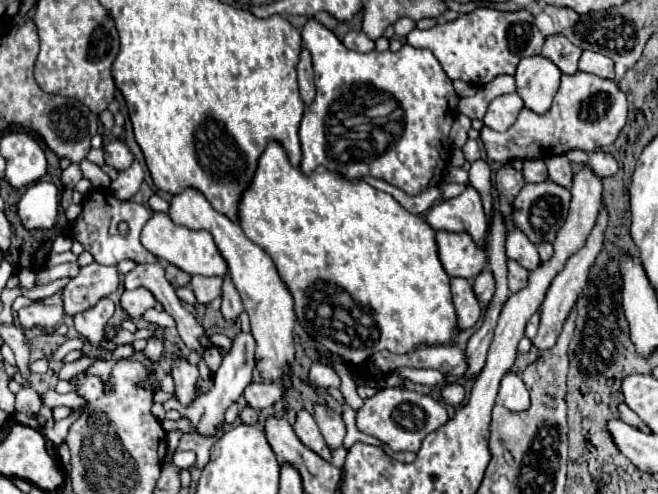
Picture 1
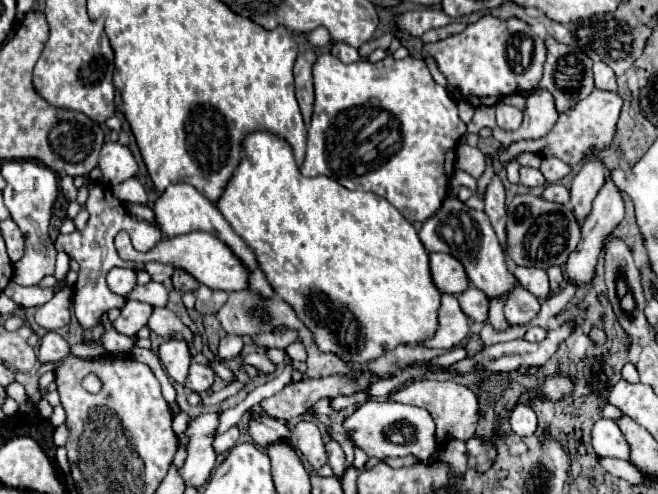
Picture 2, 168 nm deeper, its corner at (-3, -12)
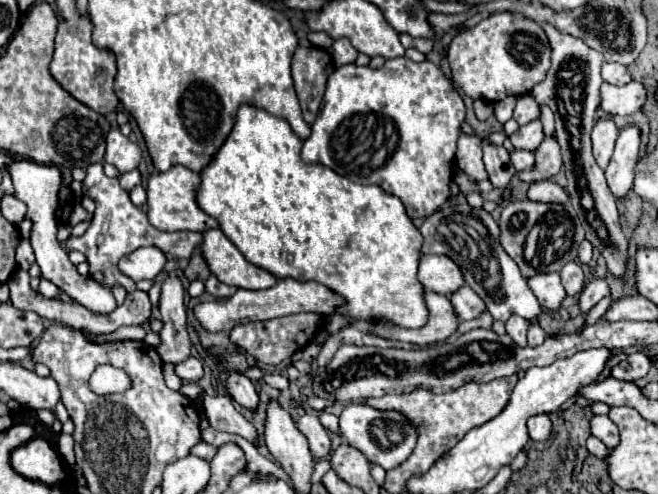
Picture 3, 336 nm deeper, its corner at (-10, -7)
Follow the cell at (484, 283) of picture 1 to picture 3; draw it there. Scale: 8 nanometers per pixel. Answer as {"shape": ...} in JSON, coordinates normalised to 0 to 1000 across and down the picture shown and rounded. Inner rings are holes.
{"shape":[[[705,577],[699,581],[687,601],[684,601],[696,642],[702,650],[708,646],[723,646],[729,642],[736,630],[739,630],[739,613],[733,613],[733,601],[714,581],[714,577]]]}

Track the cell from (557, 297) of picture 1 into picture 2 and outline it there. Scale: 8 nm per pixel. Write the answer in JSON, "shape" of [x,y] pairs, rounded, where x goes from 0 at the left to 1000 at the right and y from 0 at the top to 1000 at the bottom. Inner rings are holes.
{"shape":[[[922,356],[919,372],[913,377],[907,401],[901,405],[901,425],[898,433],[889,441],[889,449],[883,453],[883,490],[877,498],[874,510],[868,510],[865,526],[862,526],[862,559],[865,567],[877,571],[877,575],[892,575],[901,559],[904,559],[904,534],[907,534],[907,518],[916,506],[919,482],[935,466],[935,457],[947,445],[947,401],[944,401],[944,385],[935,377],[935,368]]]}

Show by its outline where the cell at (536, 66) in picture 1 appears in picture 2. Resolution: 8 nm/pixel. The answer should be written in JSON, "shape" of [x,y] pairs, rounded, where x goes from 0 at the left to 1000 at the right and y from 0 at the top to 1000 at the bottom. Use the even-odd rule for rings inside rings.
{"shape":[[[819,182],[801,198],[801,219],[798,219],[798,239],[792,259],[783,267],[758,263],[749,267],[749,275],[764,296],[774,296],[777,287],[789,287],[789,283],[816,283],[825,279],[840,259],[847,239],[850,235],[843,227],[843,206],[837,202],[837,194],[831,194],[831,186]]]}

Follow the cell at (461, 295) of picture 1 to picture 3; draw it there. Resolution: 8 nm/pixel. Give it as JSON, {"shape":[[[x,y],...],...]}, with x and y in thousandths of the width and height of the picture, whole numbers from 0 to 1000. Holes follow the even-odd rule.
{"shape":[[[647,589],[644,601],[653,646],[641,666],[608,666],[596,654],[568,654],[568,674],[587,686],[605,686],[638,702],[678,690],[684,678],[693,674],[699,646],[696,638],[690,638],[690,621],[684,621],[684,605],[678,597]]]}

